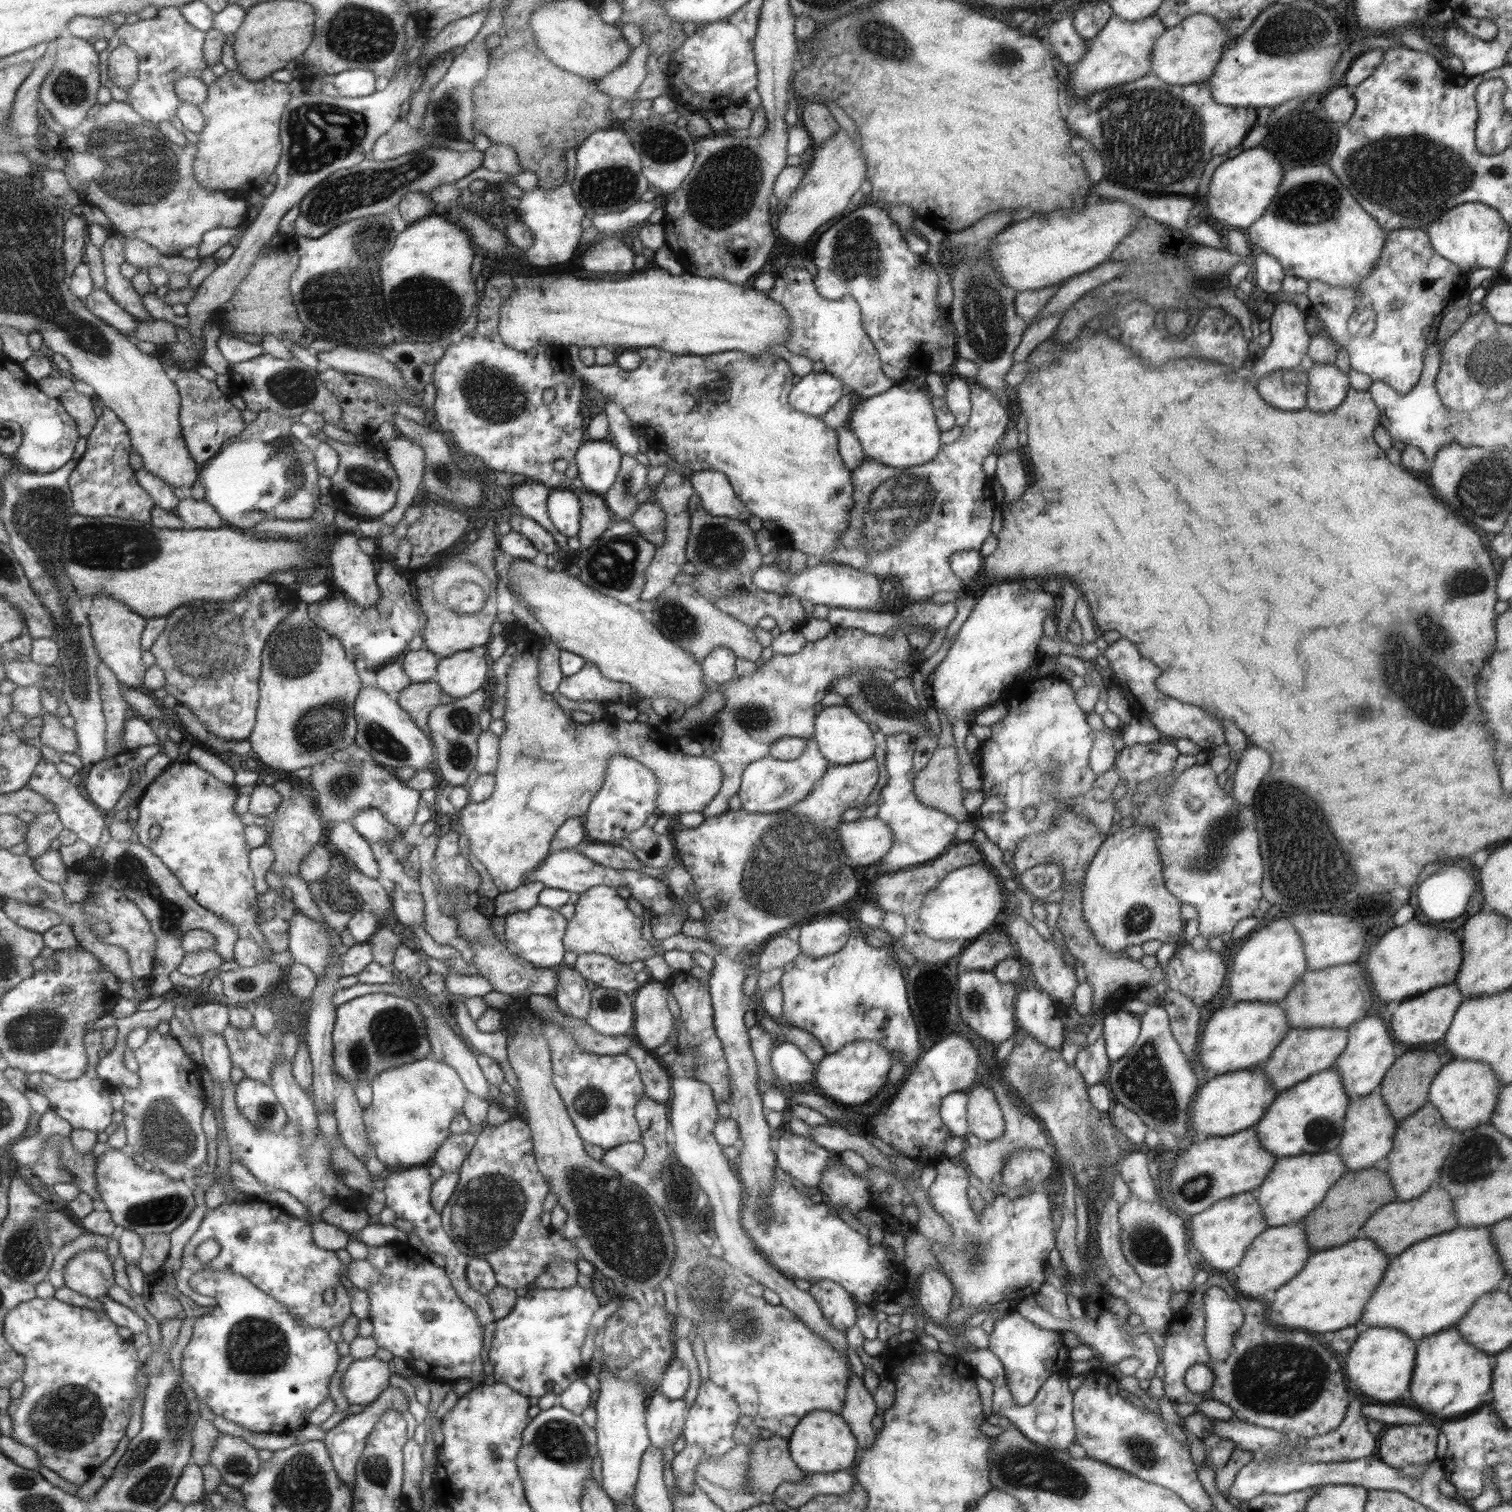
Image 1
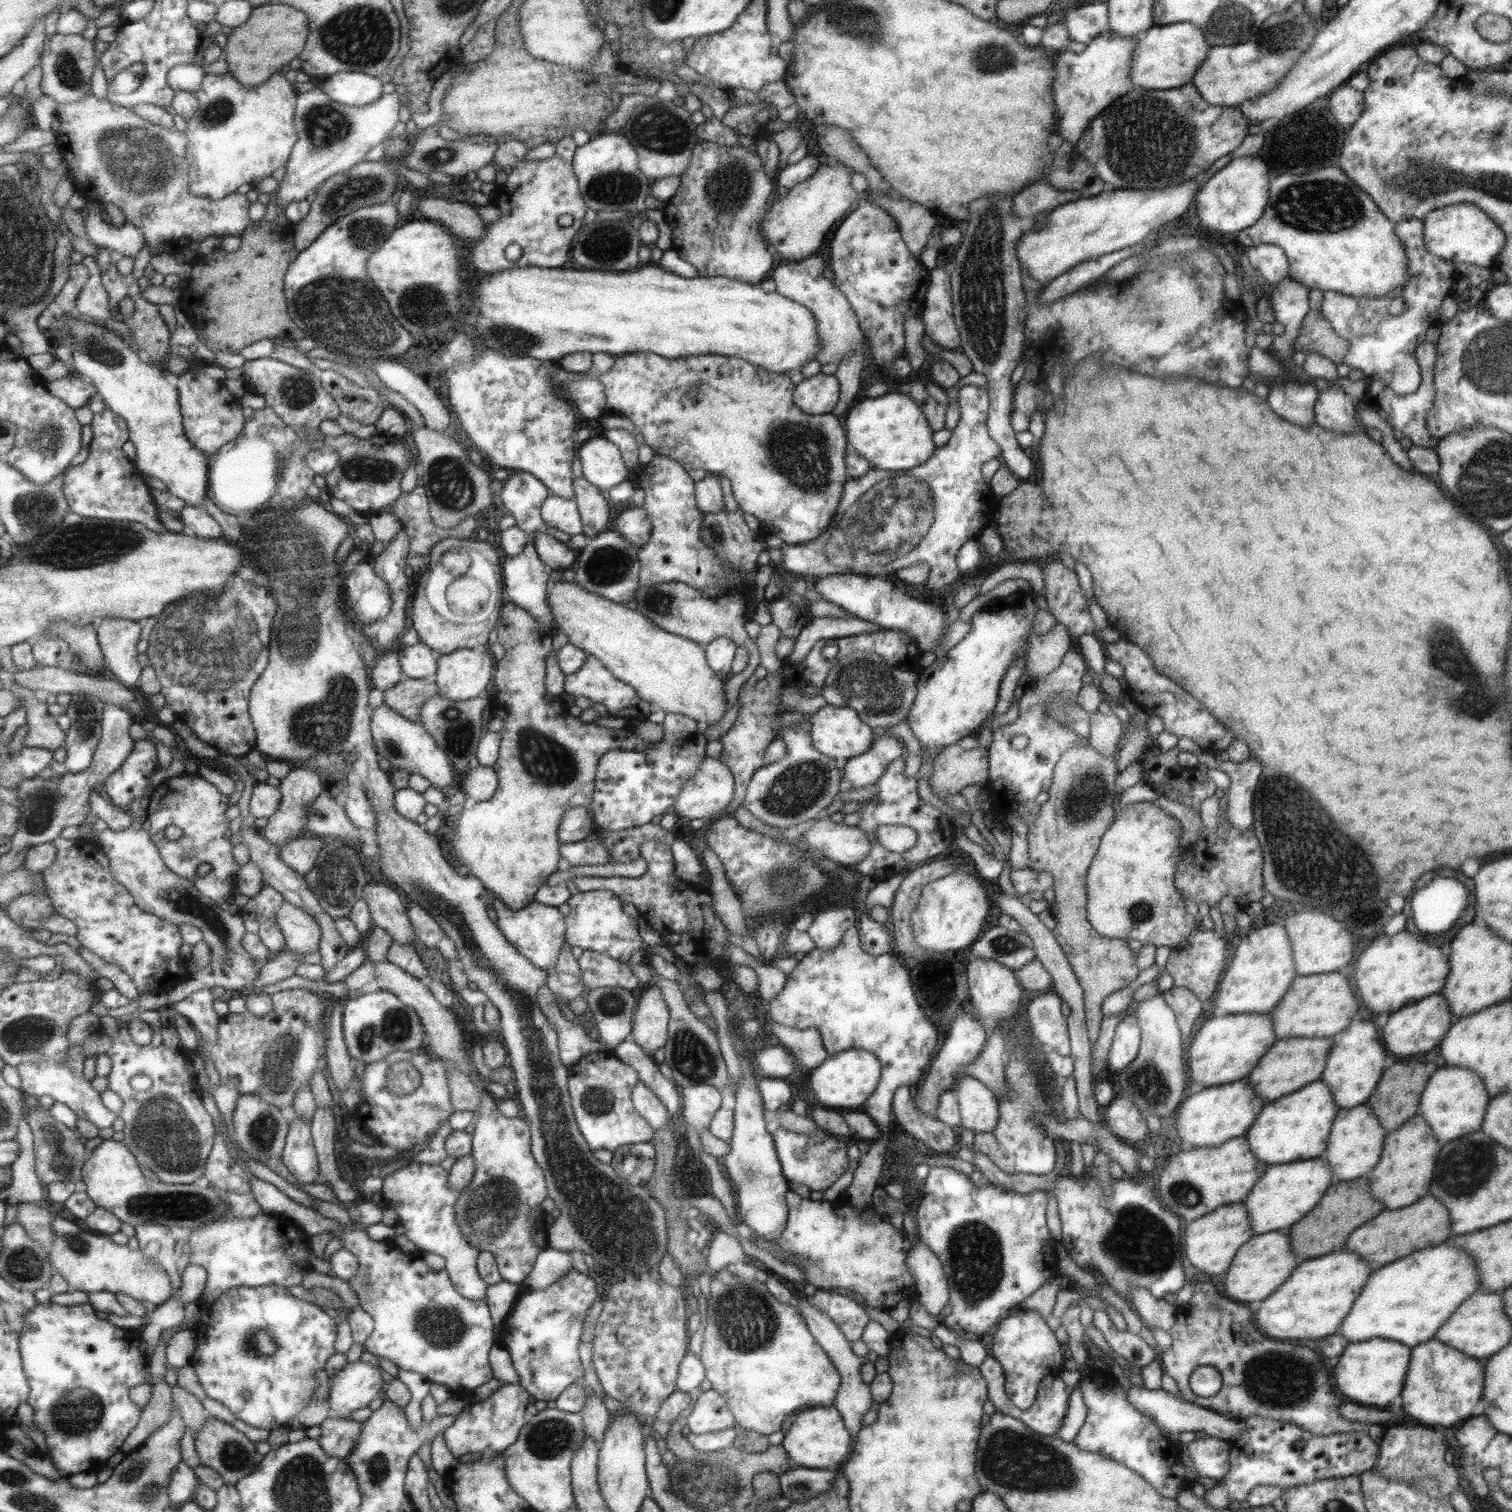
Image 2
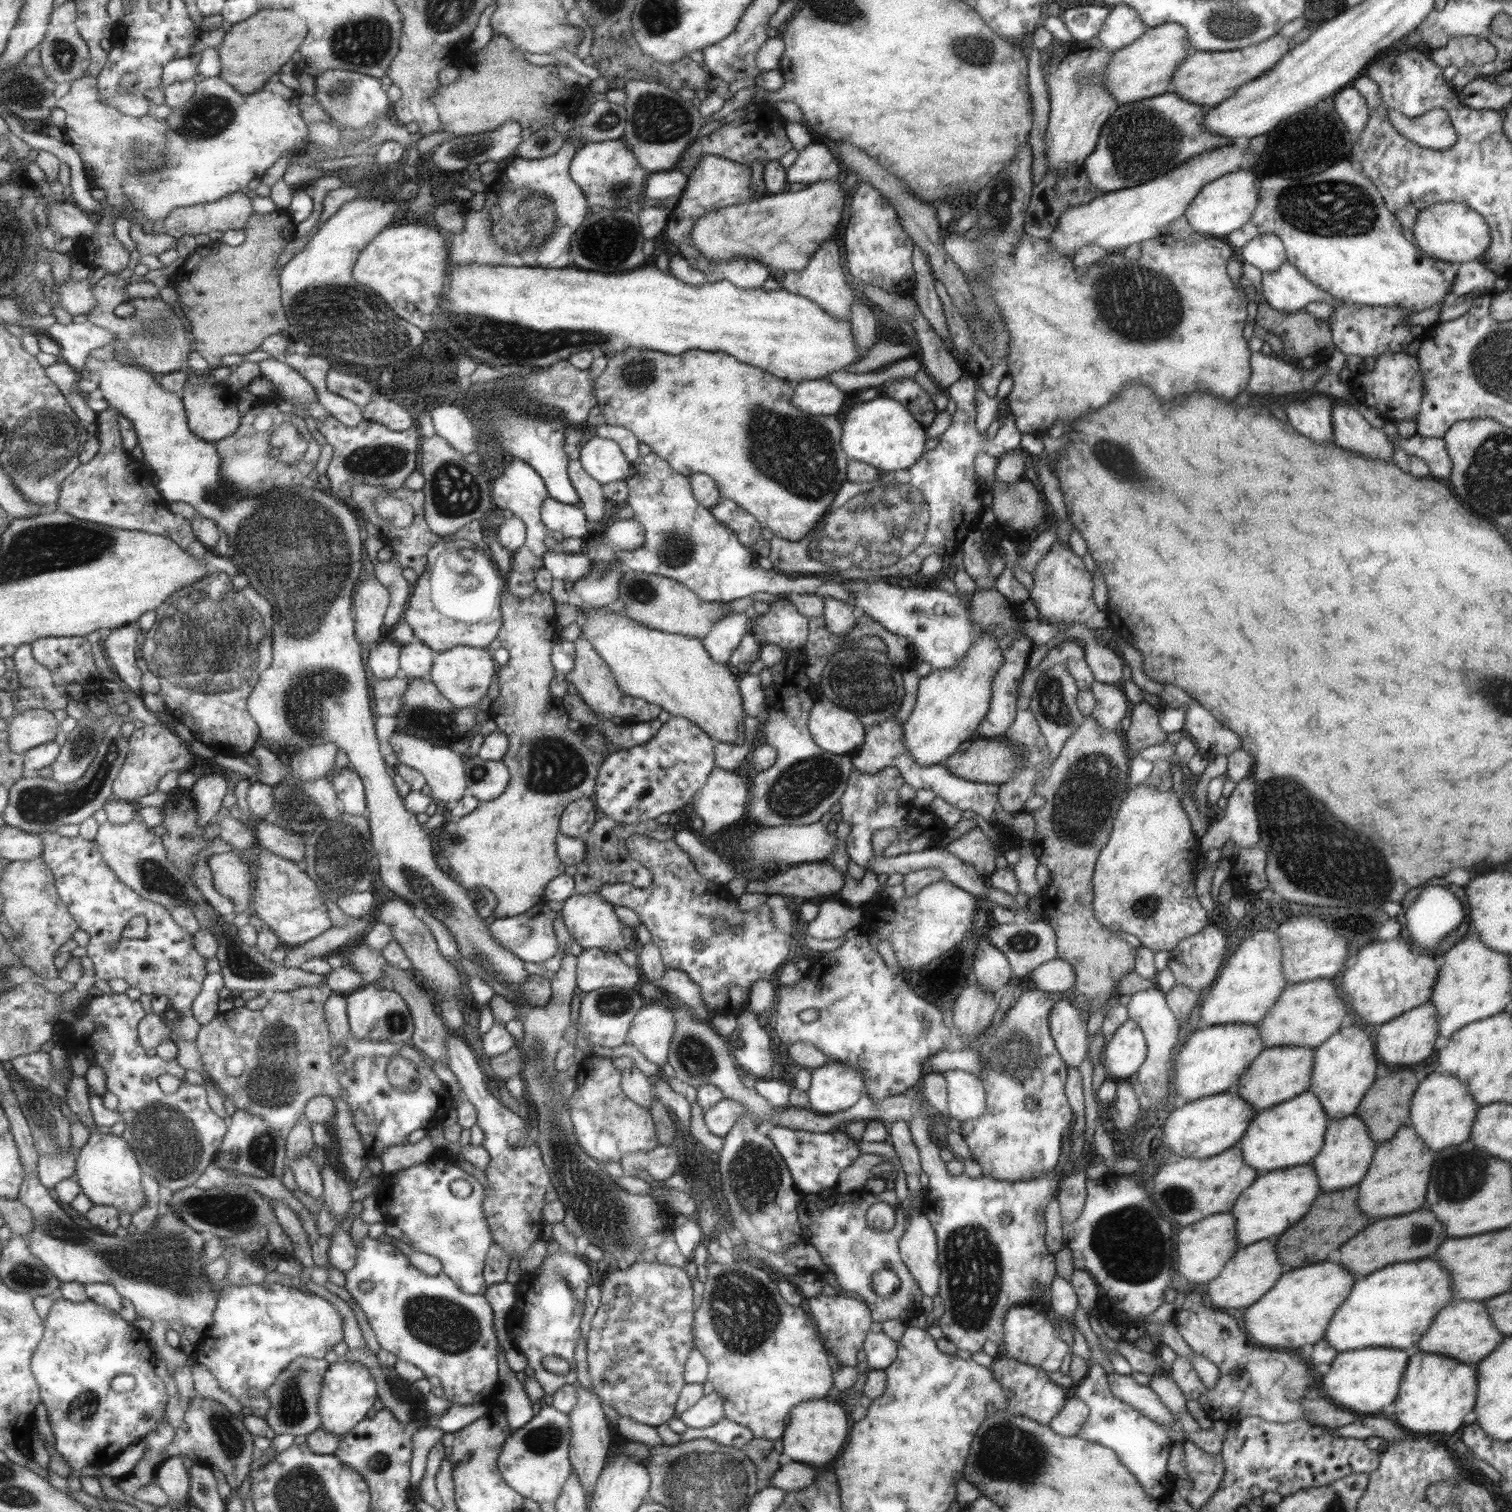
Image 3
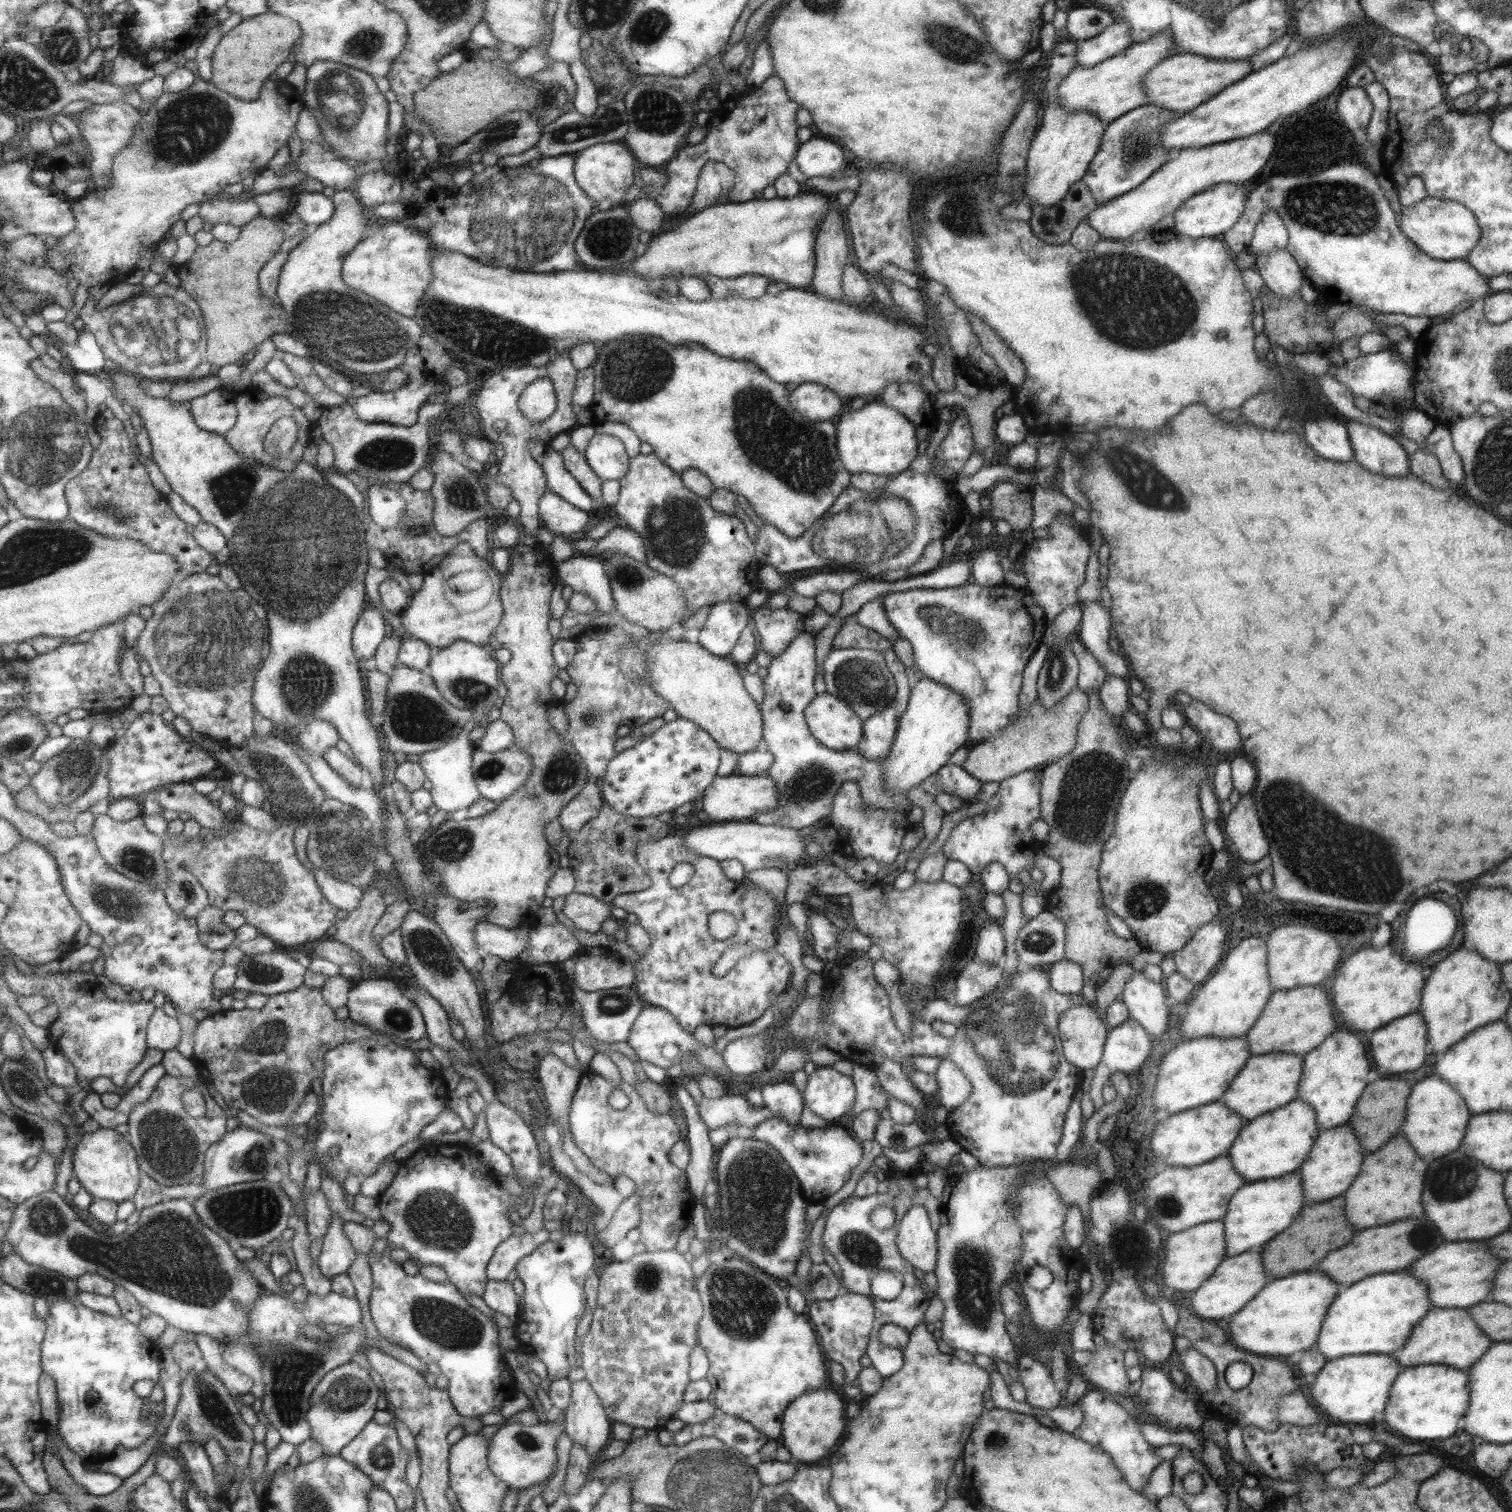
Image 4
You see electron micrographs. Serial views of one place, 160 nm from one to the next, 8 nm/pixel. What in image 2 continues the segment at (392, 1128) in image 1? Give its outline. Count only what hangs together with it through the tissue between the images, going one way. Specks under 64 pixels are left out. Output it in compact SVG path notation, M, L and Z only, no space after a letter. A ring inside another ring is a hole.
M395 1051L391 1055L383 1058L383 1061L377 1061L370 1063L369 1065L366 1065L366 1068L364 1070L364 1074L362 1076L362 1082L363 1082L363 1103L361 1103L361 1106L359 1107L359 1116L366 1122L363 1128L365 1128L367 1131L369 1131L376 1139L377 1143L385 1146L392 1146L393 1148L396 1148L397 1150L401 1150L398 1155L401 1154L402 1151L407 1151L411 1150L415 1146L415 1144L420 1144L424 1139L428 1137L433 1137L435 1135L436 1131L440 1128L441 1123L445 1121L445 1119L448 1119L448 1117L454 1112L453 1110L453 1105L451 1104L449 1100L449 1086L447 1086L447 1070L445 1070L446 1066L441 1062L441 1060L433 1060L430 1054L427 1054L423 1051ZM399 1061L407 1061L415 1067L415 1070L419 1072L419 1077L421 1077L421 1082L419 1084L419 1088L415 1088L413 1090L412 1094L407 1094L407 1096L399 1096L397 1094L394 1094L389 1090L389 1087L386 1085L386 1076L387 1076L387 1071L390 1070L391 1065L395 1062Z

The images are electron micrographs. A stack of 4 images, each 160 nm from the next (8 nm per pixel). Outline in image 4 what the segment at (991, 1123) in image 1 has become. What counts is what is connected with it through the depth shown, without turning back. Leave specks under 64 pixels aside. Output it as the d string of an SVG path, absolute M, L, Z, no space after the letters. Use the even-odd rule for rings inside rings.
M949 1059L940 1060L934 1076L937 1080L937 1104L949 1113L955 1111L955 1108L967 1100L967 1095L971 1093L971 1084Z

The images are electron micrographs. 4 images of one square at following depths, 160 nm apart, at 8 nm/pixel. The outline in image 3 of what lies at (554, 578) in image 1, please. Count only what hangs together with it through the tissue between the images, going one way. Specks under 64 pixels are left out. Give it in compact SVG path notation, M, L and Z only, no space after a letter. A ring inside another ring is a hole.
M581 605L579 609L584 620L579 624L581 637L589 642L595 653L608 666L612 672L614 684L624 695L641 698L645 703L659 706L669 715L679 716L693 722L714 742L729 744L741 742L743 728L741 721L745 715L737 688L739 676L727 664L713 662L699 639L647 628L648 626L633 622L621 613L609 612L606 607L585 608Z

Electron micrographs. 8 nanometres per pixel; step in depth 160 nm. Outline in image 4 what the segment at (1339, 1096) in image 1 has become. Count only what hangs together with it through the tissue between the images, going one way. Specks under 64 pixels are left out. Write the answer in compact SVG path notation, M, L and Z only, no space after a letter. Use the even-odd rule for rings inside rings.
M1297 1098L1280 1107L1245 1122L1229 1147L1227 1156L1231 1159L1235 1172L1245 1182L1277 1178L1285 1173L1296 1172L1312 1149L1319 1129L1313 1108Z

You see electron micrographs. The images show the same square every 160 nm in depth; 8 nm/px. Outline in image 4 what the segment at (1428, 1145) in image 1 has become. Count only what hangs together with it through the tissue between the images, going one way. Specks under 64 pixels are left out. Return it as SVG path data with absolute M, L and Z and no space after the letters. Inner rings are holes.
M1395 1134L1383 1146L1364 1155L1359 1176L1355 1177L1345 1196L1345 1216L1357 1228L1369 1228L1383 1222L1423 1216L1421 1190L1425 1178L1425 1164L1401 1134Z

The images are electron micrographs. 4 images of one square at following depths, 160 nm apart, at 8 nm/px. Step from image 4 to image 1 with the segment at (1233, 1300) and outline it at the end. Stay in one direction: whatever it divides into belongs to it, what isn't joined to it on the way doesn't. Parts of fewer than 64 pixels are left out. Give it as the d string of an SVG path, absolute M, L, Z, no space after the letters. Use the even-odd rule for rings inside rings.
M1302 1223L1268 1226L1255 1237L1239 1261L1233 1286L1245 1296L1261 1296L1265 1290L1277 1290L1303 1268L1311 1252Z

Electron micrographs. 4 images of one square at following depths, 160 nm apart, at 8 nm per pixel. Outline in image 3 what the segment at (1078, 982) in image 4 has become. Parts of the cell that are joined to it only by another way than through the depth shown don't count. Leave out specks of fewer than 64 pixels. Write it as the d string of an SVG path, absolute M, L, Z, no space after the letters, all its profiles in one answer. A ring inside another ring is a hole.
M1055 958L1045 961L1033 969L1026 976L1025 981L1039 990L1060 993L1072 988L1074 972L1068 962Z

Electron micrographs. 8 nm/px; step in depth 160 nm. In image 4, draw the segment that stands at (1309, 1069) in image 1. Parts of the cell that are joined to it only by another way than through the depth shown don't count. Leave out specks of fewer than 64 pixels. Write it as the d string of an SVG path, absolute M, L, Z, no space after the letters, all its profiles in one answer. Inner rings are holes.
M1283 1051L1251 1055L1219 1101L1227 1106L1227 1109L1239 1114L1245 1122L1254 1120L1257 1116L1271 1110L1281 1108L1280 1106L1285 1106L1297 1096L1297 1084L1302 1070L1301 1062L1301 1056Z

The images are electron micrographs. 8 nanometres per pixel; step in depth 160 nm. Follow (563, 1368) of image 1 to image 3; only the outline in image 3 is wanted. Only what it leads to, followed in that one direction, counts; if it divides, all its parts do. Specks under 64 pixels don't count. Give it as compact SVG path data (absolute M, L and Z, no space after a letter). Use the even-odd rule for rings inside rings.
M561 1249L543 1259L539 1272L522 1276L515 1284L517 1302L508 1332L511 1332L516 1349L526 1358L527 1366L533 1369L533 1376L544 1394L552 1395L564 1384L576 1382L574 1350L580 1336L581 1314L589 1284L589 1266L577 1253L566 1253ZM548 1354L566 1360L570 1368L568 1373L555 1375L539 1366L541 1358Z

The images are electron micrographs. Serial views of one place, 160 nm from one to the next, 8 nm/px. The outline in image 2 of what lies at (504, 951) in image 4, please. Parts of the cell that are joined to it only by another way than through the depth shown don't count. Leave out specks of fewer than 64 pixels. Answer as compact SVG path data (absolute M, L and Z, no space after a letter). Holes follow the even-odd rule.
M495 896L490 907L496 912L495 924L499 927L501 934L507 942L514 946L519 954L522 954L531 964L540 969L548 970L556 965L562 944L564 943L564 932L566 924L564 916L557 907L545 906L533 901L531 904L519 910L510 909L501 899Z

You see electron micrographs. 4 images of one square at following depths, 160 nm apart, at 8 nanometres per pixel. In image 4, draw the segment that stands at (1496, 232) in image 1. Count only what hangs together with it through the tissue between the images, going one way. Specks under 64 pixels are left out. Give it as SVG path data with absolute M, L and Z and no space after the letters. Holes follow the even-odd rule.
M1427 196L1411 206L1403 206L1397 222L1403 236L1435 260L1465 259L1479 240L1479 228L1473 213L1462 204L1445 198Z

